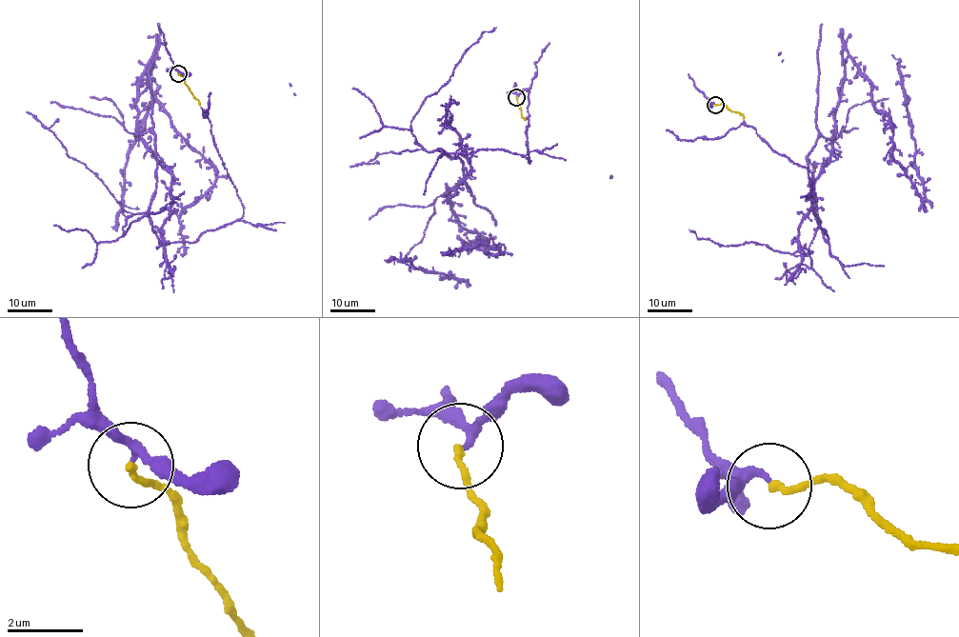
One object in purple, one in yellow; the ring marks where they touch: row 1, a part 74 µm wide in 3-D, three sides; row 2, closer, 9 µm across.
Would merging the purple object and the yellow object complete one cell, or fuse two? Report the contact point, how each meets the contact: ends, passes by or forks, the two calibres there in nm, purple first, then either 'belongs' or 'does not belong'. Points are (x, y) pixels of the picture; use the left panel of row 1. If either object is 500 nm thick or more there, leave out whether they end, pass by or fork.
(178, 73) | purple passes by | yellow ends | 170/160 nm | belongs

